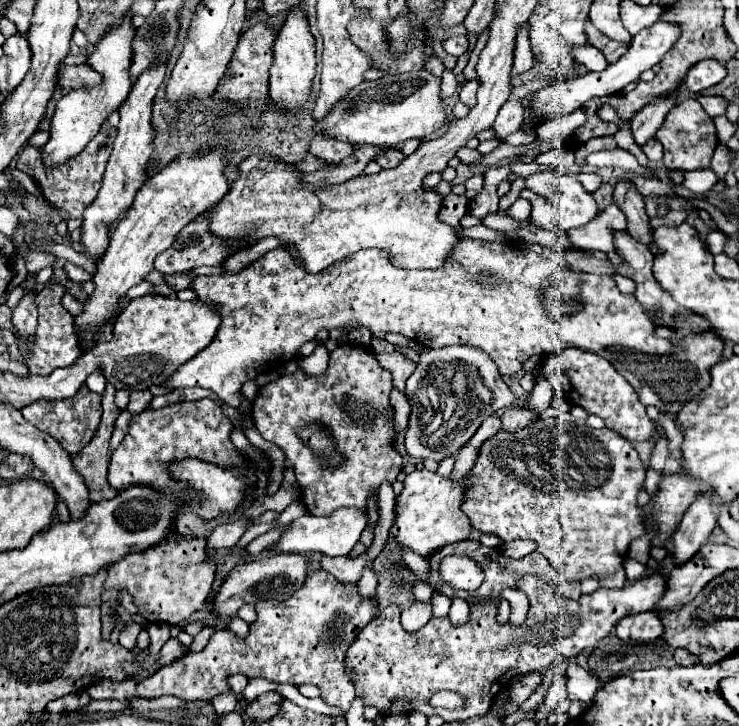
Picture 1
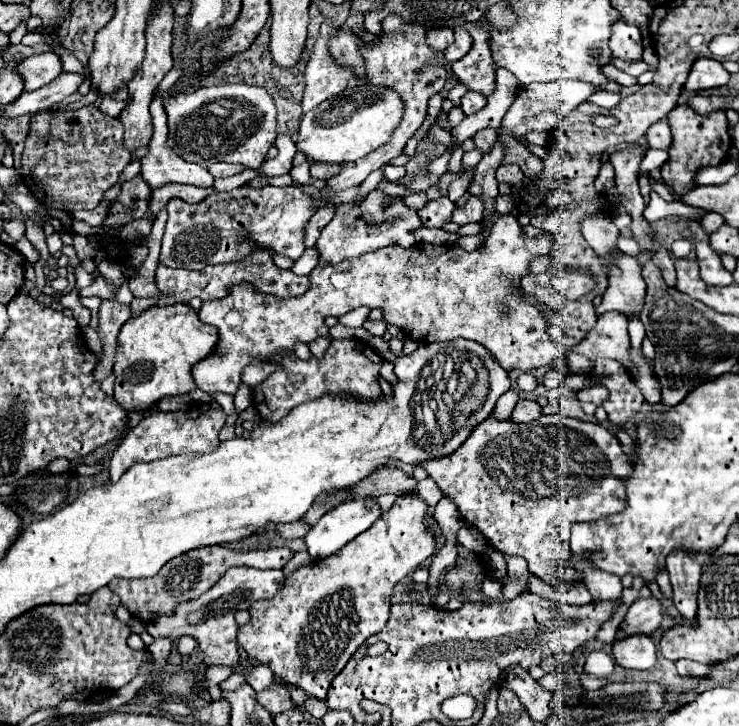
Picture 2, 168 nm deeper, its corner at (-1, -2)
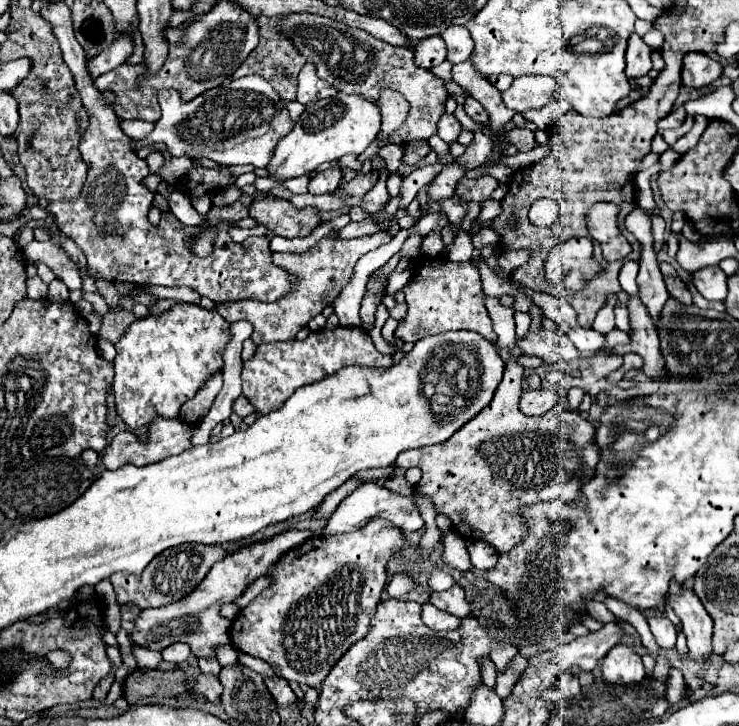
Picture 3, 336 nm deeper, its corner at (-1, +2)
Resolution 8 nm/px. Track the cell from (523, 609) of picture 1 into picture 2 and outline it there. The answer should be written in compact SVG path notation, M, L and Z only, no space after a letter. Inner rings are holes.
M487 576L481 584L482 592L492 599L502 595L502 583L499 580Z

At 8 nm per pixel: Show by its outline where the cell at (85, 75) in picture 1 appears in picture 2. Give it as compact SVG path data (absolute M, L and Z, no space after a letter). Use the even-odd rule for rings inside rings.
M41 53L41 55L31 55L23 59L17 65L17 73L23 79L25 91L35 91L47 83L51 83L55 77L61 75L61 59L55 53Z

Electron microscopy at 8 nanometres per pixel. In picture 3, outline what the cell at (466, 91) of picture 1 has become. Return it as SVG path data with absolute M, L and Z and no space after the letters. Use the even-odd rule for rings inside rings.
M467 97L463 107L465 107L465 113L467 113L473 121L477 121L477 123L487 123L487 121L489 121L489 117L487 117L483 105L481 105L479 101L475 101L473 97Z

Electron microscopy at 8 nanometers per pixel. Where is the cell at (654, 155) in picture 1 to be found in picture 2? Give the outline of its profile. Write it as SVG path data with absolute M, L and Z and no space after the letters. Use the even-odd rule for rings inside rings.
M657 121L649 131L647 131L647 143L651 149L667 149L671 145L671 133L669 133L669 123L667 121Z

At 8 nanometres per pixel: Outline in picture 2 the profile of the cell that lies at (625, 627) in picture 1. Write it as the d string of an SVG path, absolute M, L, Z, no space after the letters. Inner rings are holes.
M629 635L617 641L611 649L615 665L627 671L643 671L651 669L657 661L655 645L647 635Z

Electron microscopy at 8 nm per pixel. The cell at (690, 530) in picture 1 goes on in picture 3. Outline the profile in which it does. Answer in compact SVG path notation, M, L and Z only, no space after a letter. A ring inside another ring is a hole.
M671 581L669 603L681 619L681 629L687 635L689 655L697 661L703 661L711 655L711 635L713 621L693 589L687 589L679 581Z

